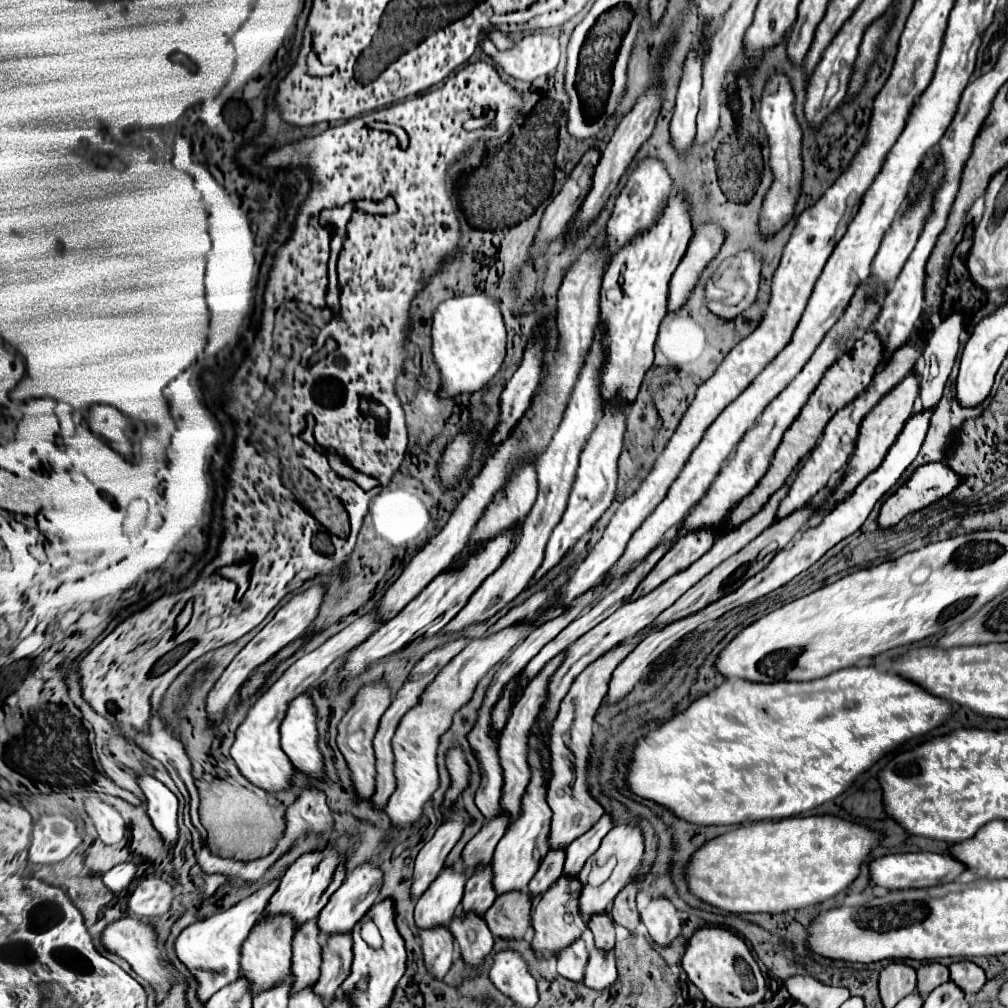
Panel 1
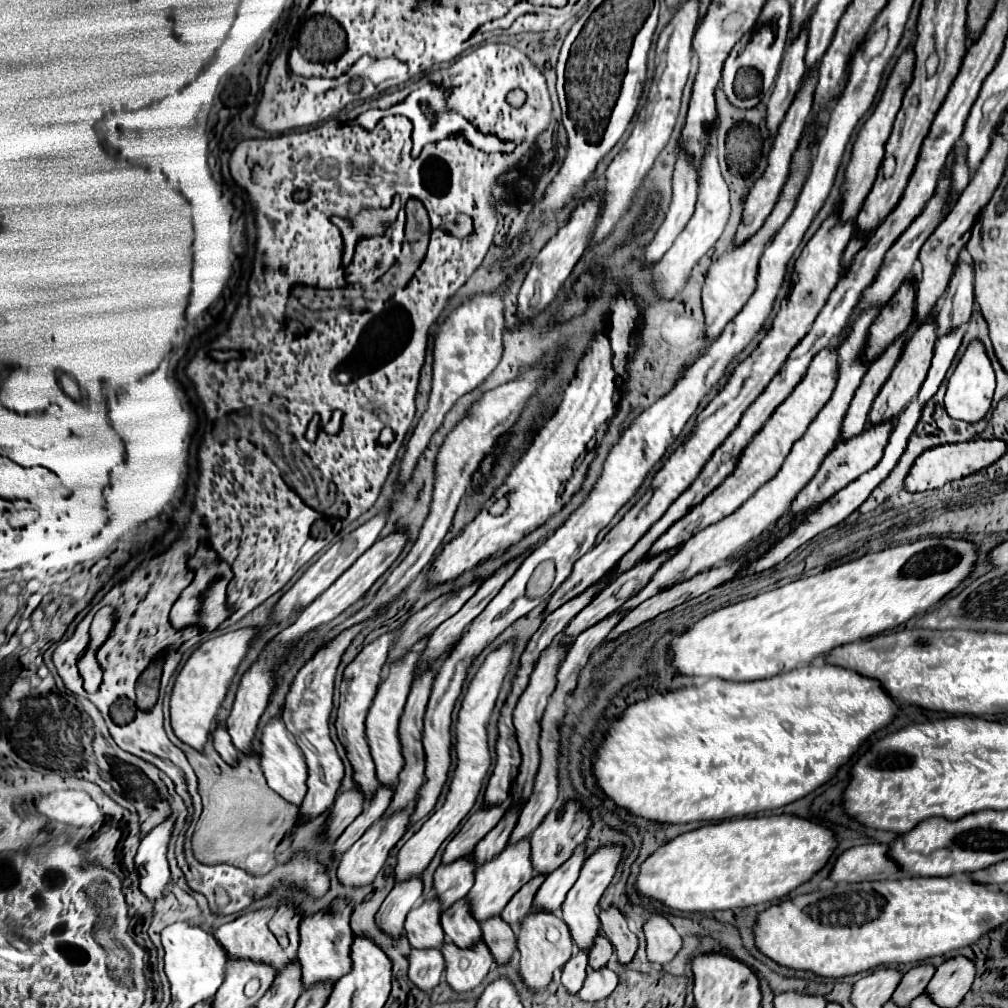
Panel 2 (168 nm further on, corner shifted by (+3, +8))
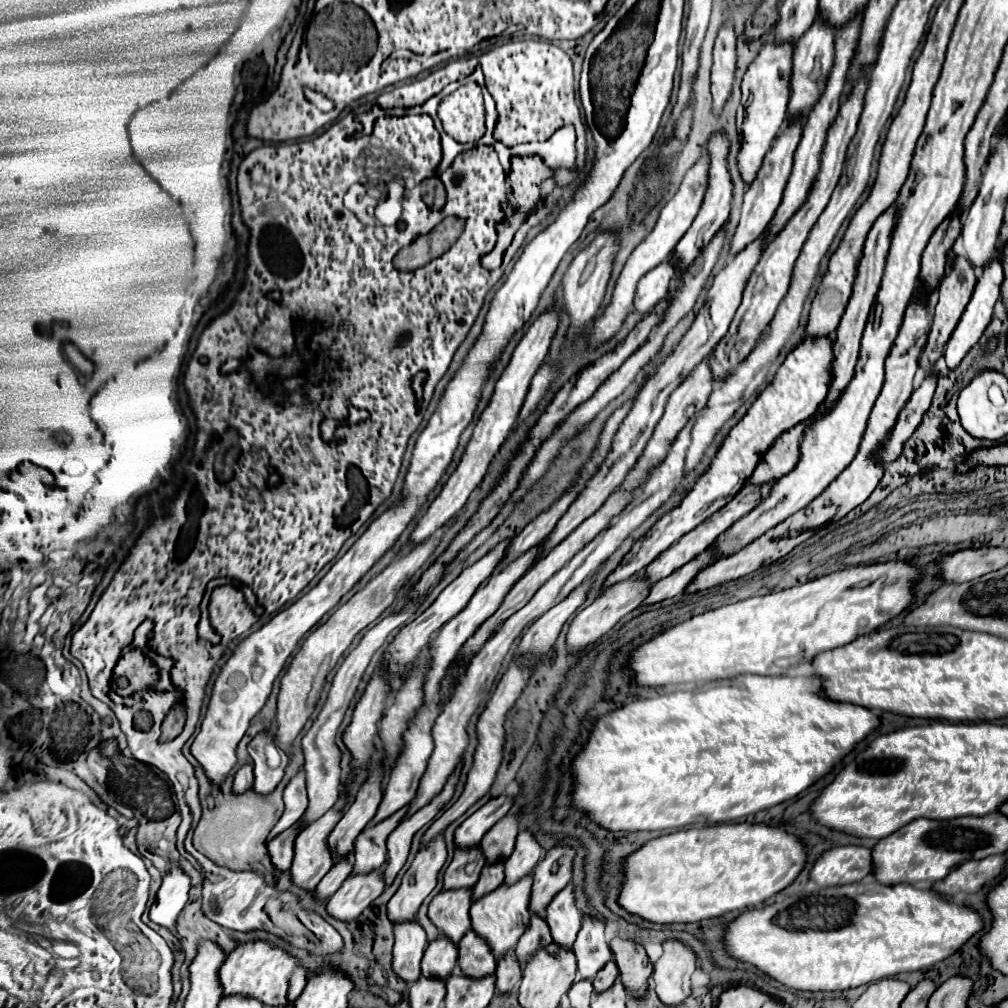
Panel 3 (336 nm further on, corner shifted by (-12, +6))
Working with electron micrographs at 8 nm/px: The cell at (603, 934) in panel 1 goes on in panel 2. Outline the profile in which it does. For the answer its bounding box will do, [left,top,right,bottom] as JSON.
[589,935,613,969]

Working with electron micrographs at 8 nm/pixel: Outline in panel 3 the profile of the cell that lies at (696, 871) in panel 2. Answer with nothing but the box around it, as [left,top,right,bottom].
[618,823,808,923]

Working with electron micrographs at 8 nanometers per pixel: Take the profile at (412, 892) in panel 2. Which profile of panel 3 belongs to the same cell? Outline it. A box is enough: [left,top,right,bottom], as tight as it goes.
[394,921,426,983]

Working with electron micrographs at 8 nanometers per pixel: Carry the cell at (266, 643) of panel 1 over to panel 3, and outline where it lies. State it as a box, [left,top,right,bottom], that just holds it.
[234,763,254,793]

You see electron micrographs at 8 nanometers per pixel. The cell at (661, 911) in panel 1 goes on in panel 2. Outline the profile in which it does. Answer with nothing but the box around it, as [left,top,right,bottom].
[643,915,683,967]

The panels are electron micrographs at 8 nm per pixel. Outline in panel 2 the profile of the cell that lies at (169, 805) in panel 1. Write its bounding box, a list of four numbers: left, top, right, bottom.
[135,819,173,901]

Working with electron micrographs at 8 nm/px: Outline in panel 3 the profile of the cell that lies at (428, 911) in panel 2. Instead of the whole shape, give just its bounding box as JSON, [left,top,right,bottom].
[422,935,458,977]

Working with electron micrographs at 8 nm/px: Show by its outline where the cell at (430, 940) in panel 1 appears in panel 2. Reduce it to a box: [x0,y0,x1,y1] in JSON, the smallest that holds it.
[409,949,443,991]

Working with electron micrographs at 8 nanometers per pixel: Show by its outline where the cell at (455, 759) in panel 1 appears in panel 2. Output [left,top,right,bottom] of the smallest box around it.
[395,639,515,883]

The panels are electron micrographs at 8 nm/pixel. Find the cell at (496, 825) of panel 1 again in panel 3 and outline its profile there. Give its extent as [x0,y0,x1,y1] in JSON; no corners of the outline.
[428,889,472,943]

